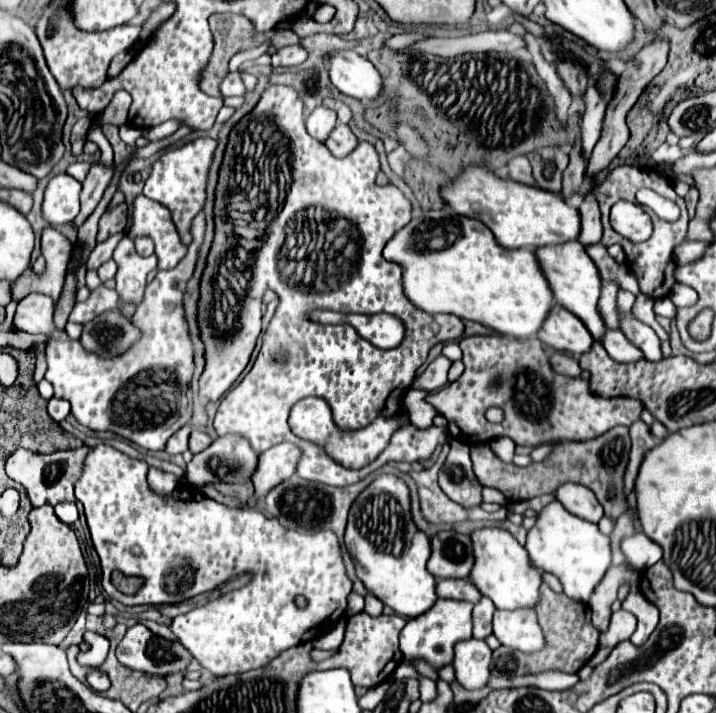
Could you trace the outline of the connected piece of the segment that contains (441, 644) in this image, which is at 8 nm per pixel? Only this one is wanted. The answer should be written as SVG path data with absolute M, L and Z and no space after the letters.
M438 598L430 612L412 618L400 632L400 650L408 658L424 658L432 668L440 668L452 662L454 644L458 640L472 638L472 604L460 600Z

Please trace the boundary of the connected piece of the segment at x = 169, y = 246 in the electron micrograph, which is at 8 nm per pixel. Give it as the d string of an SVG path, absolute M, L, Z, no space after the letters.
M146 196L134 200L134 220L127 234L133 241L141 236L150 236L154 240L158 270L174 268L186 254L186 248L182 248L178 240L178 232L174 232L170 212Z

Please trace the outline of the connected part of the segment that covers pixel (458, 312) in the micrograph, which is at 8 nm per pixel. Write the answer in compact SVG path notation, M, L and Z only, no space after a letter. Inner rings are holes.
M446 208L442 210L424 210L420 218L412 218L410 224L400 228L384 246L382 255L388 262L395 262L402 268L402 290L404 296L422 312L428 314L454 314L462 320L480 322L486 328L492 328L510 338L526 338L536 334L542 326L542 320L552 308L554 296L546 278L538 270L538 260L534 250L516 248L508 250L496 244L492 232L478 220L450 214ZM432 234L446 234L446 248L442 250L426 250L426 244L432 244Z

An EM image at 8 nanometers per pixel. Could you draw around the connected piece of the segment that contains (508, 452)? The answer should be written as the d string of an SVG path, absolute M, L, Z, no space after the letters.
M506 436L496 438L496 440L492 440L492 442L490 442L492 452L494 452L500 460L504 460L504 462L512 462L512 456L514 456L514 446L516 446L516 444L514 444L510 438L506 438Z

